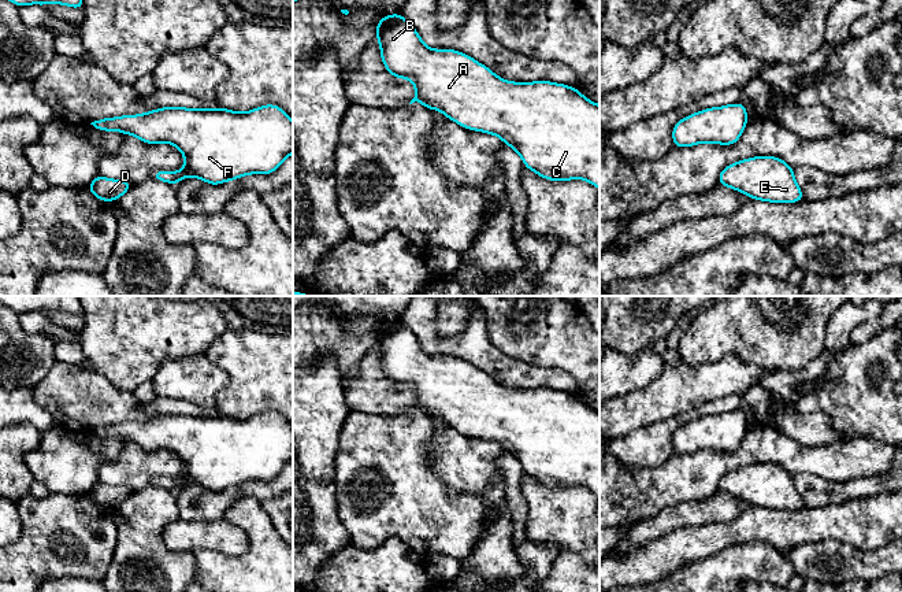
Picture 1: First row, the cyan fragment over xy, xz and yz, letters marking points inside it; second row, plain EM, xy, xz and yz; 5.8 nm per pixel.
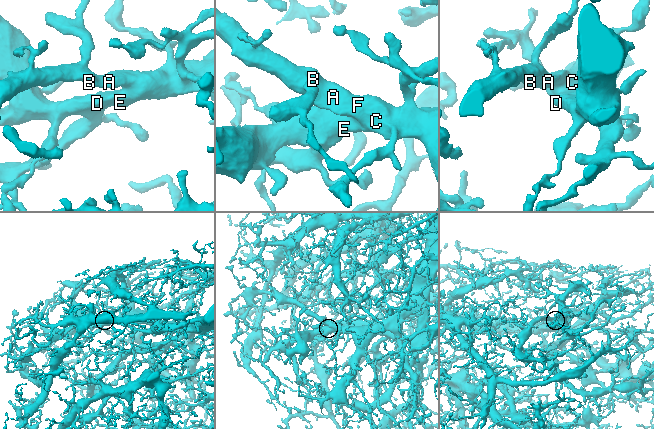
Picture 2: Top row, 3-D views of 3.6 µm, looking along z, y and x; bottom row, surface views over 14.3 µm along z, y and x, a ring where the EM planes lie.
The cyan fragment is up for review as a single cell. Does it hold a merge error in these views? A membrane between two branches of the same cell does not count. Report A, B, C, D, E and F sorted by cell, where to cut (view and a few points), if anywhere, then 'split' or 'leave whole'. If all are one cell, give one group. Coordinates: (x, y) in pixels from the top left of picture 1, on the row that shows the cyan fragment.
A B C D E F | no cut | leave whole

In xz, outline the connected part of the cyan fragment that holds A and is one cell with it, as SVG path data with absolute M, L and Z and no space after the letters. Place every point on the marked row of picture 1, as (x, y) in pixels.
M400 12L382 16L376 25L381 58L396 78L409 79L416 89L409 104L417 101L428 110L439 110L446 118L468 129L498 136L523 159L524 167L549 181L586 180L600 190L600 106L576 88L552 81L527 84L505 81L467 53L454 49L428 48L412 23Z

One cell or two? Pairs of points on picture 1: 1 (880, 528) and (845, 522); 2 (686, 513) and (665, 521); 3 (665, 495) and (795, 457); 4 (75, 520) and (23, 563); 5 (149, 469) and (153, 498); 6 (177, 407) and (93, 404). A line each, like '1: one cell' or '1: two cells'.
1: one cell
2: one cell
3: one cell
4: one cell
5: two cells
6: one cell

